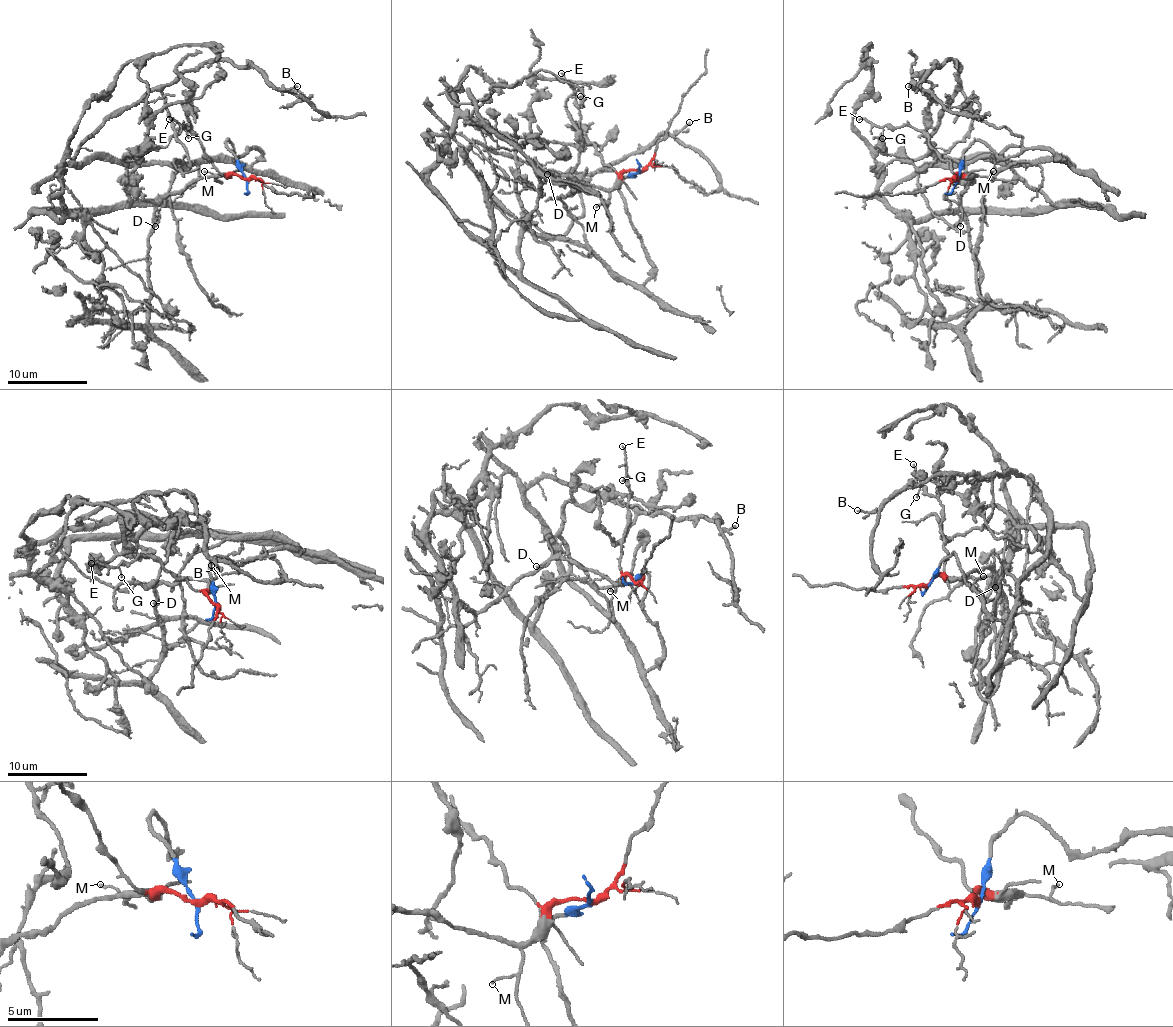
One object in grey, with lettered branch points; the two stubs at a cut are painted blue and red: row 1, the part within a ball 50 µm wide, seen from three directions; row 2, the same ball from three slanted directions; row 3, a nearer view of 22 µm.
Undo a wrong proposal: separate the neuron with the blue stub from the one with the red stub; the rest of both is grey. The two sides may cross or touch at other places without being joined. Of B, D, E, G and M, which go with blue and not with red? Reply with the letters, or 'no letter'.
B

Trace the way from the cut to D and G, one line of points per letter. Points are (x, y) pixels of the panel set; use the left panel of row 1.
D: (247, 180), (233, 174), (194, 178), (176, 192), (168, 192), (158, 202), (160, 218), (154, 226)
G: (247, 180), (225, 174), (215, 166), (204, 148), (184, 126), (188, 138)

